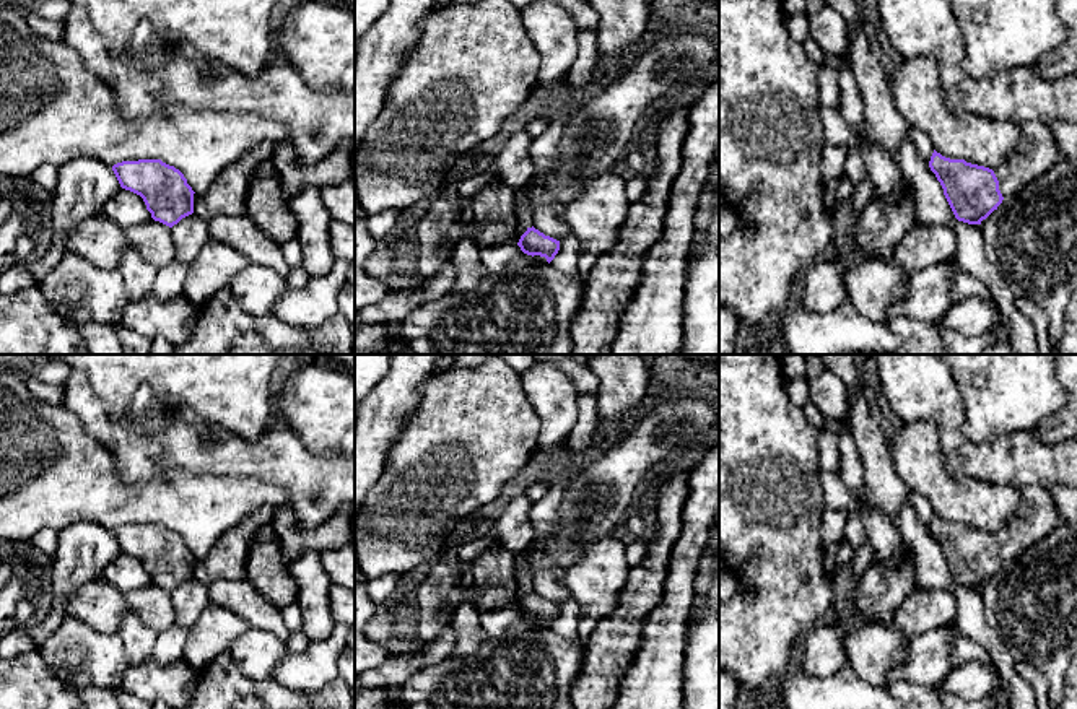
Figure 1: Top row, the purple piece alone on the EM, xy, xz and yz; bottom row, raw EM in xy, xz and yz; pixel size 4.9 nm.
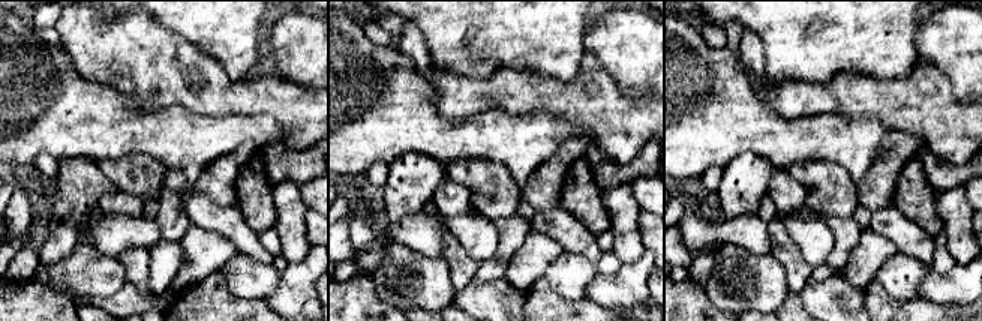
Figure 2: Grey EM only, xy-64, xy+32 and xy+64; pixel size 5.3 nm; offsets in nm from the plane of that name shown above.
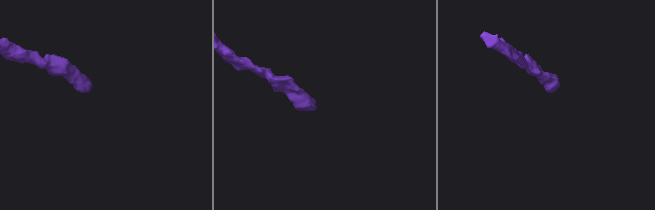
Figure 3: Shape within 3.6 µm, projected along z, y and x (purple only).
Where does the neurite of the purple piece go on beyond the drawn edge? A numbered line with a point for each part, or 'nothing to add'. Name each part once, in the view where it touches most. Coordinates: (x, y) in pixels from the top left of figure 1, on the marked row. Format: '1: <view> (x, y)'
1: yz (1038, 152)

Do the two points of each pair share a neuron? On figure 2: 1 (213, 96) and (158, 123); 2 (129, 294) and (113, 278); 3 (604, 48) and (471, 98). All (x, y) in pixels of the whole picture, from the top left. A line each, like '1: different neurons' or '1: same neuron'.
1: different neurons
2: different neurons
3: different neurons

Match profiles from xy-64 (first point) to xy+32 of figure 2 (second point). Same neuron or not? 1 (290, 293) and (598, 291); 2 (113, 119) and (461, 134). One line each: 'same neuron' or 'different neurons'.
1: same neuron
2: same neuron

